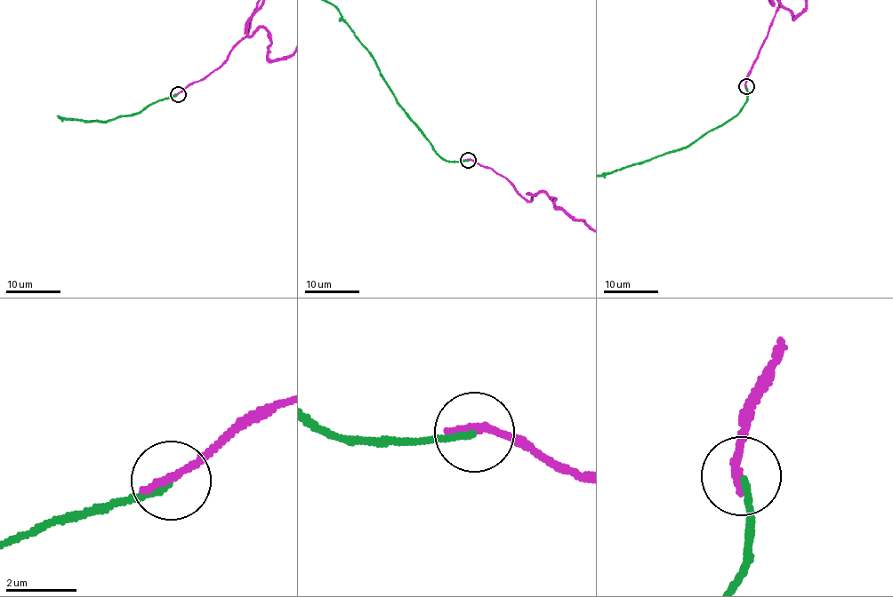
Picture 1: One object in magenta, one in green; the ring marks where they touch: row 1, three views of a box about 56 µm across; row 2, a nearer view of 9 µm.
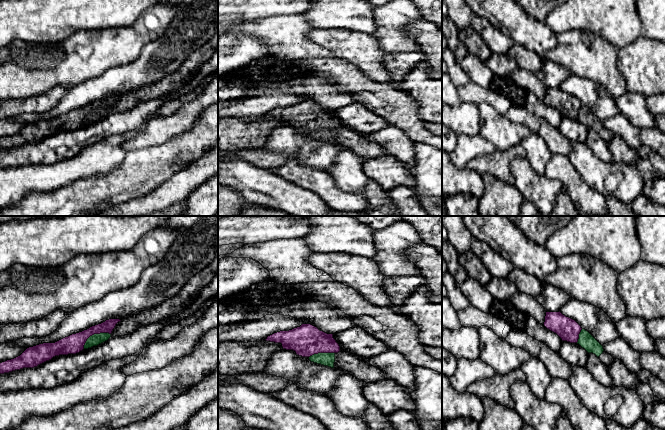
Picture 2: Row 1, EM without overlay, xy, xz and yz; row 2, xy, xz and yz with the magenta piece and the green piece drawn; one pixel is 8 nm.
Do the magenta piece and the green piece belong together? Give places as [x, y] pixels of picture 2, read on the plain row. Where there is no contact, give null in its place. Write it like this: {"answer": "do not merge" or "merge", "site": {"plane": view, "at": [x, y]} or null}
{"answer": "do not merge", "site": {"plane": "xy", "at": [94, 109]}}

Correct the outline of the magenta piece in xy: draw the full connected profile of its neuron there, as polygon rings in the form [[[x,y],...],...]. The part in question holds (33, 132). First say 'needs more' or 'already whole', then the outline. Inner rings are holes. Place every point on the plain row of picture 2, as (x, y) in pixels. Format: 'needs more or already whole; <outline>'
already whole; [[[109,95],[55,119],[43,119],[29,123],[20,132],[0,139],[0,150],[23,144],[34,144],[55,132],[79,129],[84,125],[84,121],[90,112],[100,109],[111,110],[120,97],[120,95]]]

